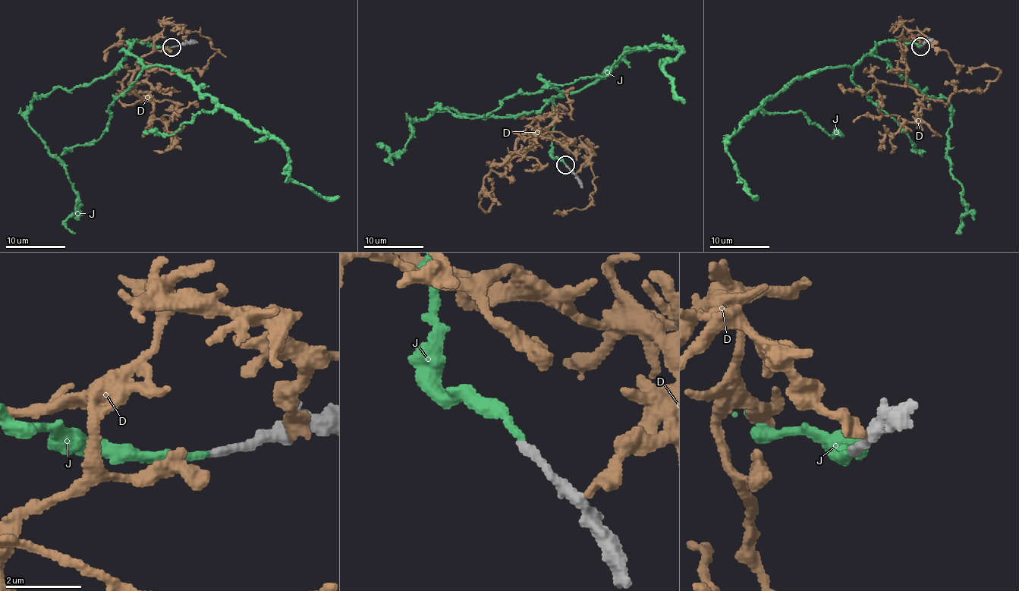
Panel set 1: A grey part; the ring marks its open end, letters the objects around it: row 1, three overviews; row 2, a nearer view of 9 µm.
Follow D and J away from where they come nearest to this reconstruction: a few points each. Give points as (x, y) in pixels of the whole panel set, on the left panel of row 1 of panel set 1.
D: (183, 44), (182, 27), (167, 24), (142, 58), (135, 103), (119, 99), (129, 68), (110, 73)
J: (171, 47), (139, 39), (128, 49), (144, 65), (180, 69), (286, 149), (292, 178), (340, 196)

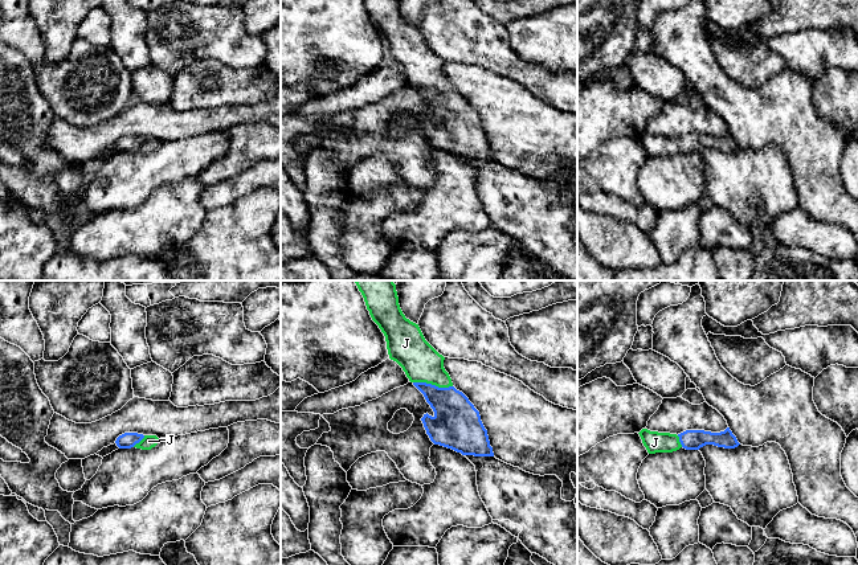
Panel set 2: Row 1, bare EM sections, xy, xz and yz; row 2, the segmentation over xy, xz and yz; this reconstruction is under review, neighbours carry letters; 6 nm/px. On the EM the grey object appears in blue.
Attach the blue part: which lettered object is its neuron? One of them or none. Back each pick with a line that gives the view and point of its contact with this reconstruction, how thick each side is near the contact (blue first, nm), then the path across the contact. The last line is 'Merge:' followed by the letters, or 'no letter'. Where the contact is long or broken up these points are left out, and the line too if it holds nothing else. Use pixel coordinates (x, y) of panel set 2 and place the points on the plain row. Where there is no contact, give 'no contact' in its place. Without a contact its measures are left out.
J: xz (433, 89) | 280/240 nm | across xz (456, 123), (452, 111), (433, 89), (421, 66)
Merge: J

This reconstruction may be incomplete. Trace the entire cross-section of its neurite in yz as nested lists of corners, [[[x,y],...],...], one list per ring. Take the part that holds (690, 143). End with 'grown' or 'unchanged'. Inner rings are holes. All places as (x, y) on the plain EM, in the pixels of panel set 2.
[[[730,131],[720,136],[686,134],[678,139],[642,132],[638,138],[649,157],[673,156],[681,151],[686,153],[699,153],[706,148],[724,152],[735,152],[740,148]]]; grown

